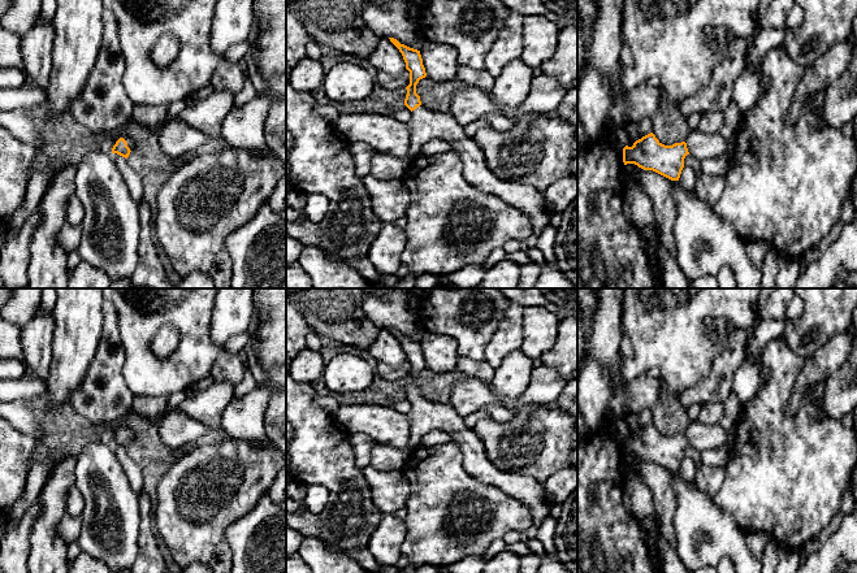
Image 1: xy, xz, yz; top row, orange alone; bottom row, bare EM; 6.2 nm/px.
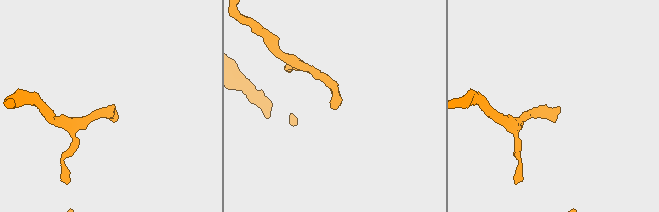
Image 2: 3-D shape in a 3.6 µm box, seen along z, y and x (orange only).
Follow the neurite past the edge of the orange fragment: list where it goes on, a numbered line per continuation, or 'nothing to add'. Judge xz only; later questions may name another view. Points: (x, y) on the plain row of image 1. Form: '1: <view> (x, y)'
1: xz (424, 416)

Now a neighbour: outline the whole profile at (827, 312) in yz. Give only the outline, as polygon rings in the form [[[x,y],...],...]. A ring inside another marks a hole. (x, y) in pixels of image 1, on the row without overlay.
[[[793,288],[804,303],[802,314],[791,320],[782,334],[787,346],[802,359],[850,326],[857,308],[857,288]]]

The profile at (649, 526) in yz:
[[[642,518],[640,520],[640,528],[645,538],[646,544],[650,547],[652,552],[658,552],[657,542],[659,537],[659,529],[655,518]]]

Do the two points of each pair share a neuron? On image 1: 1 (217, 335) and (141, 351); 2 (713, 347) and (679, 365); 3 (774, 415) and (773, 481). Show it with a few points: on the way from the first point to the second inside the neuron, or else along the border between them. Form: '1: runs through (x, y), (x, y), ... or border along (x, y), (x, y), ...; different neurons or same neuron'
1: border along (212, 307), (211, 339), (216, 344), (224, 346); different neurons
2: runs through (705, 347), (697, 347), (687, 357); same neuron
3: runs through (774, 432), (775, 464); same neuron

